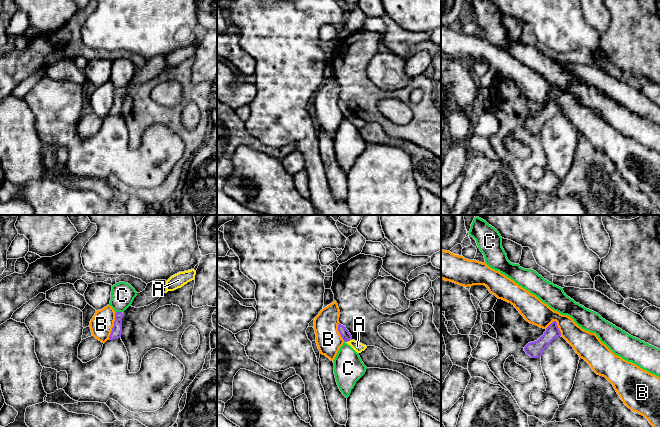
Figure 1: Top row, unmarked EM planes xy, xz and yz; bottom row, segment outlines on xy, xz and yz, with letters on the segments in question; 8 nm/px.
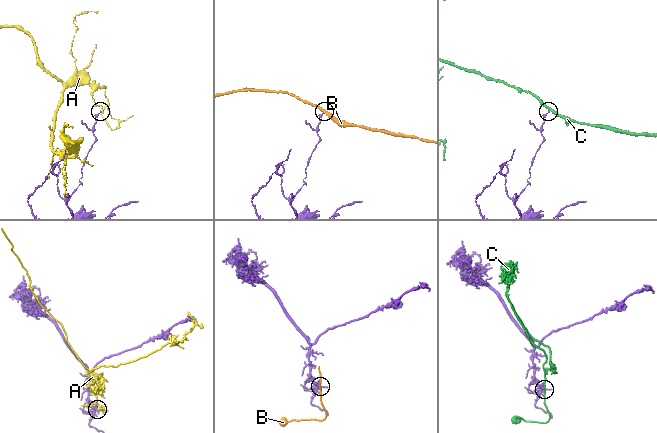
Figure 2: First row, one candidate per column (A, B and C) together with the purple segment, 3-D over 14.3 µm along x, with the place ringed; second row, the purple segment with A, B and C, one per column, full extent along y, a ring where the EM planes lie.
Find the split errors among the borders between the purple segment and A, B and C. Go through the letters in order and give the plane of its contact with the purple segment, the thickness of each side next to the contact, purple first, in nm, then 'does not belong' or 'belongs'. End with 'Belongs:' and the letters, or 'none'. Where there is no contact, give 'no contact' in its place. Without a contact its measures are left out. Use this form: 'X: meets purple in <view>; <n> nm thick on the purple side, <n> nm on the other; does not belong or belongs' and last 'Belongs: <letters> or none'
A: meets purple in xz; 80 nm thick on the purple side, 80 nm on the other; does not belong
B: meets purple in xy; 90 nm thick on the purple side, 180 nm on the other; does not belong
C: meets purple in xy; 90 nm thick on the purple side, 190 nm on the other; does not belong
Belongs: none

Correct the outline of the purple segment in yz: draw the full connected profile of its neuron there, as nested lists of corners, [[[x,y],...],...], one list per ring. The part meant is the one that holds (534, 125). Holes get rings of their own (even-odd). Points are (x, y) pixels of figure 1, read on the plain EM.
[[[553,97],[537,117],[530,118],[524,123],[524,127],[531,134],[540,134],[545,124],[559,112],[561,112],[561,108],[557,102],[557,98]]]

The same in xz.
[[[340,99],[338,100],[338,107],[339,107],[342,115],[344,116],[344,118],[348,118],[348,117],[352,116],[352,112],[349,109],[349,107],[346,105],[345,102],[341,101]]]

